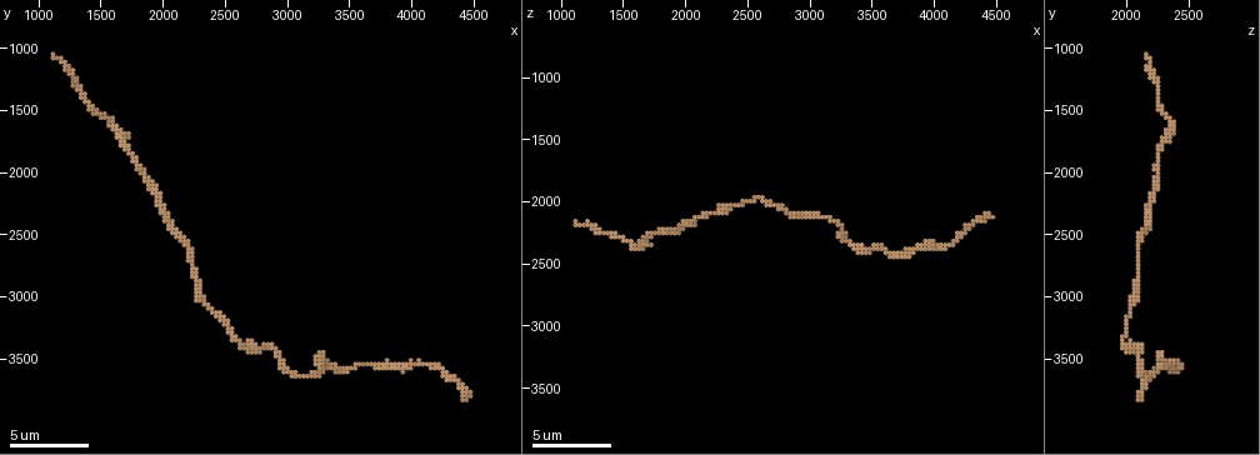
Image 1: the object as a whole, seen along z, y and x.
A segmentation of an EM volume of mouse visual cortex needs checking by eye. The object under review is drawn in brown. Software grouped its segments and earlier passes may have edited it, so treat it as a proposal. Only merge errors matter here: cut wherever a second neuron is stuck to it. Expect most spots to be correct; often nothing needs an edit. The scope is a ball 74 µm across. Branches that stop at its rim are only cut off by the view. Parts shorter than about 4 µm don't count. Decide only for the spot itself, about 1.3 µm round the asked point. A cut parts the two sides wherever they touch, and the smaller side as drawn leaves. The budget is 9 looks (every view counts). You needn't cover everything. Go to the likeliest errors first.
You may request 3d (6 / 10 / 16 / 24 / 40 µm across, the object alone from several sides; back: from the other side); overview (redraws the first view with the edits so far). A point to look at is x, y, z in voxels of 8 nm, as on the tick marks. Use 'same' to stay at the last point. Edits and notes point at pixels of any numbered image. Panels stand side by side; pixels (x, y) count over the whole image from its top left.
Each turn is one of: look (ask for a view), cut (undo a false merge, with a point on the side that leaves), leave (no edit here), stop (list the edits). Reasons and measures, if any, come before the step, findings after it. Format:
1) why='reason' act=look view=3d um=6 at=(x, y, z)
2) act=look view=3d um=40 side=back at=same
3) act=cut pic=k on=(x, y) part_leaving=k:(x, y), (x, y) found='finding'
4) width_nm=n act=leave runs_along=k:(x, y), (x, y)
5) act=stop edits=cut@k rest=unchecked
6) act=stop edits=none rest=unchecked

why='a narrow waist' act=look view=3d um=6 at=(3140, 3660, 2120)

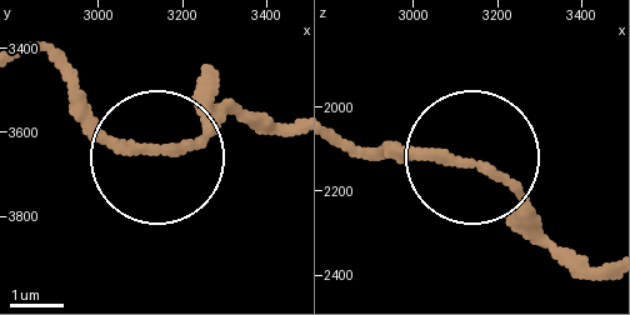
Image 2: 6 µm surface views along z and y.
act=leave runs_along=2:(348, 141), (483, 164), (571, 263) found='all the same neuron'

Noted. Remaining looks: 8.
why='sudden change in width' act=look view=3d um=6 at=(1520, 1560, 2340)

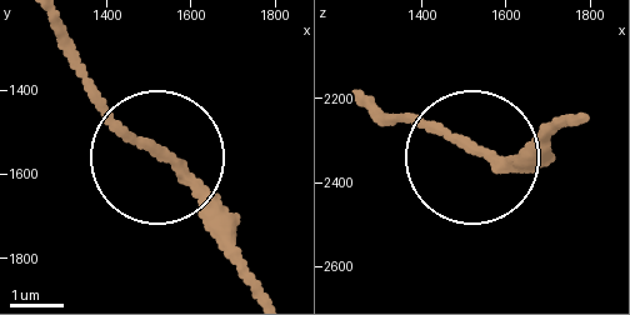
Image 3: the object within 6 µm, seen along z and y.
act=leave runs_along=3:(265, 293), (216, 211), (73, 68) found='continuous, no second neuron'

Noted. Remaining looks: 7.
why='thick turns thin' act=look view=3d um=6 at=(3760, 3560, 2420)

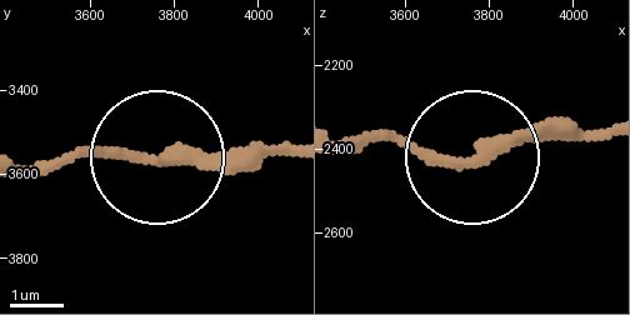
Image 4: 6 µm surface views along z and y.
act=leave found='one neuron here'

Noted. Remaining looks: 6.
act=look view=3d um=10 at=(1880, 2040, 2240)

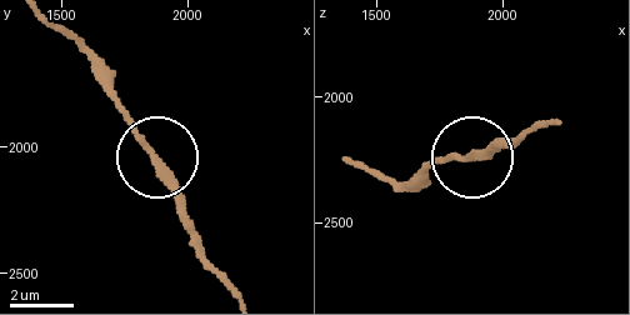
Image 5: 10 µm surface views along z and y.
act=leave found='continuous, no second neuron'

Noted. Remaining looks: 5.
act=stop edits=none rest=unchecked

